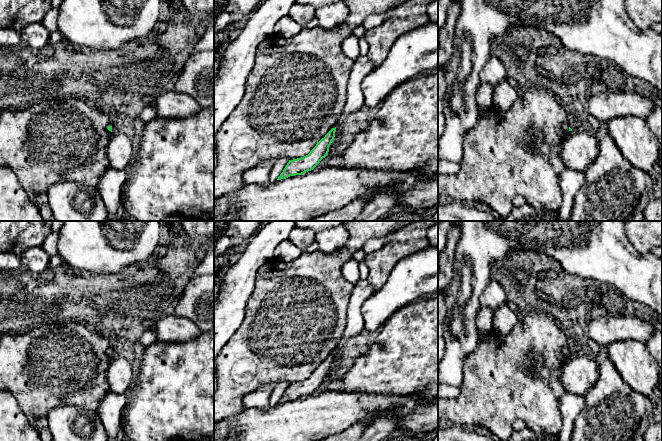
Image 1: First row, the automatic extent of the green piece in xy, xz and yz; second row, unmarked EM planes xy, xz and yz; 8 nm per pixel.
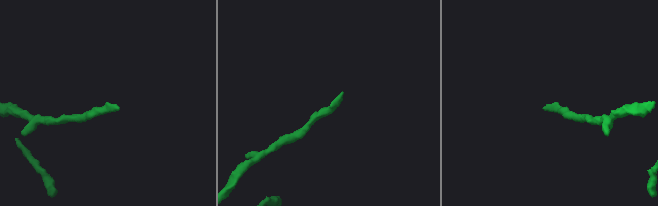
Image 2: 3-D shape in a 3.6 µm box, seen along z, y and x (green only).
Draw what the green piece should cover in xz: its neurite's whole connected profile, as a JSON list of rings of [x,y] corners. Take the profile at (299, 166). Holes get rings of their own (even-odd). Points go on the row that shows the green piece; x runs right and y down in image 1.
[[[336,127],[332,128],[324,138],[322,138],[311,152],[301,158],[289,160],[283,172],[277,180],[286,179],[290,176],[302,175],[313,170],[329,152],[329,147],[334,140]]]

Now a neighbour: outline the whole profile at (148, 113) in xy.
[[[148,105],[145,107],[142,112],[138,115],[138,117],[144,122],[147,123],[152,119],[158,117],[156,110],[151,106]]]

